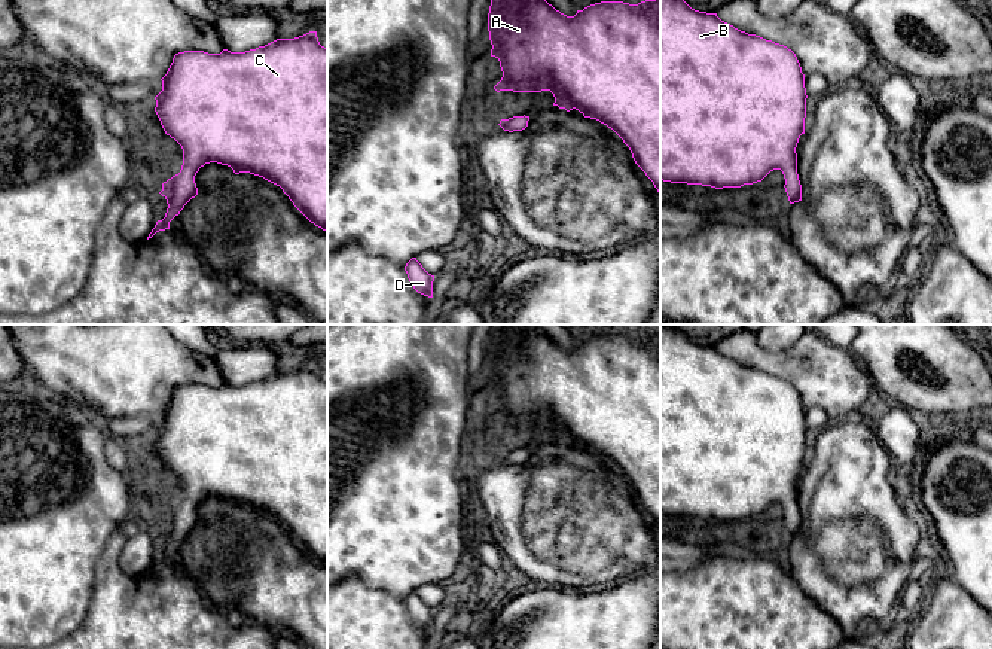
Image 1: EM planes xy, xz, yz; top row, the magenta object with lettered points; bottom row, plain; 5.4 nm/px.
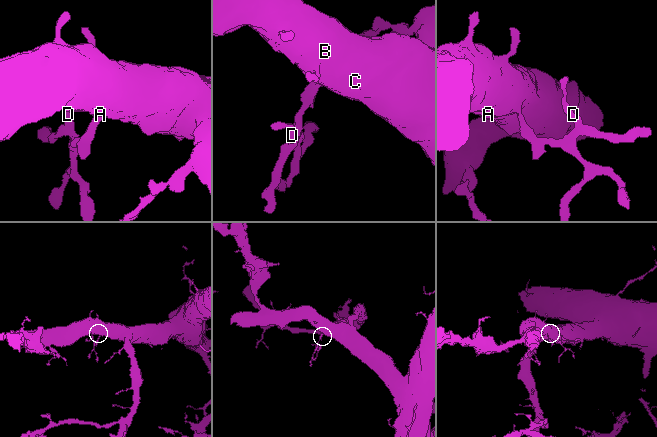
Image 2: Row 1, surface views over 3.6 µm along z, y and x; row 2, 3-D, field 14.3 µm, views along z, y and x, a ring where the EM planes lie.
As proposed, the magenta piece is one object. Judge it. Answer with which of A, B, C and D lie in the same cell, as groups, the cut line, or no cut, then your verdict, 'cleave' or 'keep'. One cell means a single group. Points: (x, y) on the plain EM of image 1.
A B C D; no cut; keep

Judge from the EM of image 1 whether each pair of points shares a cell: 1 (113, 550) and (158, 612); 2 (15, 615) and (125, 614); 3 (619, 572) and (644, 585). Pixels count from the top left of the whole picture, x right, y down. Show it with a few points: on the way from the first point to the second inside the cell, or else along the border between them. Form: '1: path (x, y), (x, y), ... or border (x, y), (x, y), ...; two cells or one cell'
1: path (113, 566), (113, 572), (142, 600); one cell
2: border (94, 579), (88, 611), (70, 633); two cells
3: border (644, 570), (628, 579); two cells

